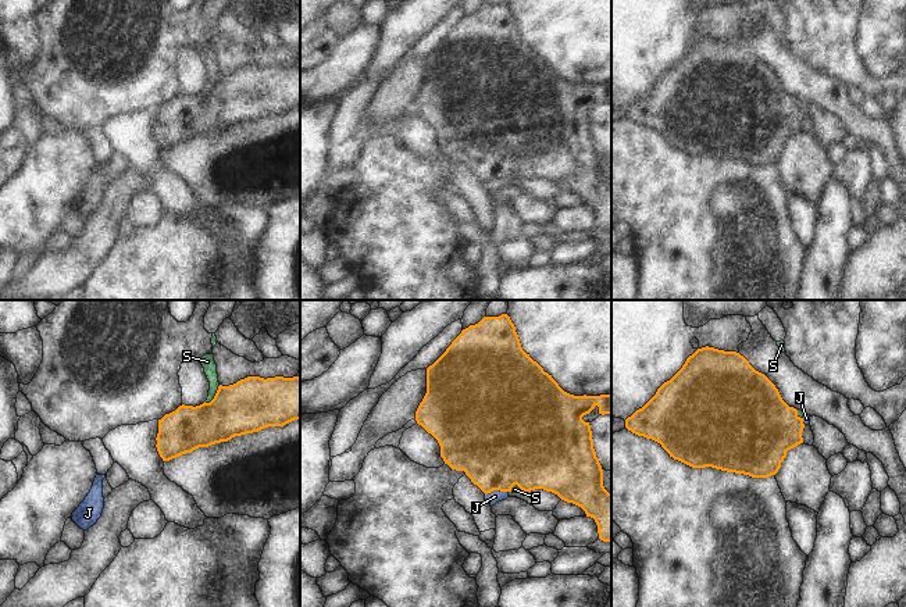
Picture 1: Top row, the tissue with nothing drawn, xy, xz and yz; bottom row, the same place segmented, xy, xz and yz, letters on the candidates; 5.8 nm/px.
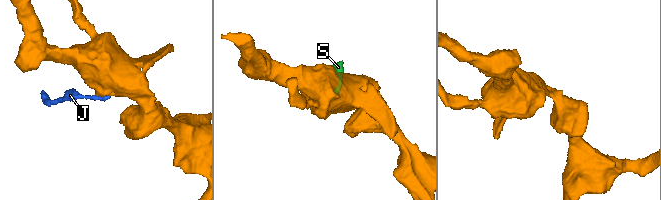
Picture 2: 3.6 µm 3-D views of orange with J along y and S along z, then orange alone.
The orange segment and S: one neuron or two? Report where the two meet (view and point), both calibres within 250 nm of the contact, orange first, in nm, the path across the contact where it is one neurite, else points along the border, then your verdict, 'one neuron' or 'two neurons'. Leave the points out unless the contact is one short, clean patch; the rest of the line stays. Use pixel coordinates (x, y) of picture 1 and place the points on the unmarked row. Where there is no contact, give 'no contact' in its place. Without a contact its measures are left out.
contact xy (216, 84); calibres 320 and 80 nm; border xy (220, 74), (216, 84), (206, 92); two neurons

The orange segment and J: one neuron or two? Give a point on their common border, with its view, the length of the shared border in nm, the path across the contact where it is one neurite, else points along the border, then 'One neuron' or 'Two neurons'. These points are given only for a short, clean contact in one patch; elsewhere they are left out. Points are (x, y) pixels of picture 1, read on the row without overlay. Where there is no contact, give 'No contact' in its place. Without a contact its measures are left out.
Touches orange at xz (496, 178). Shared border 140 nm. Boundary: xz (507, 179), (491, 179), (485, 184). Two neurons

